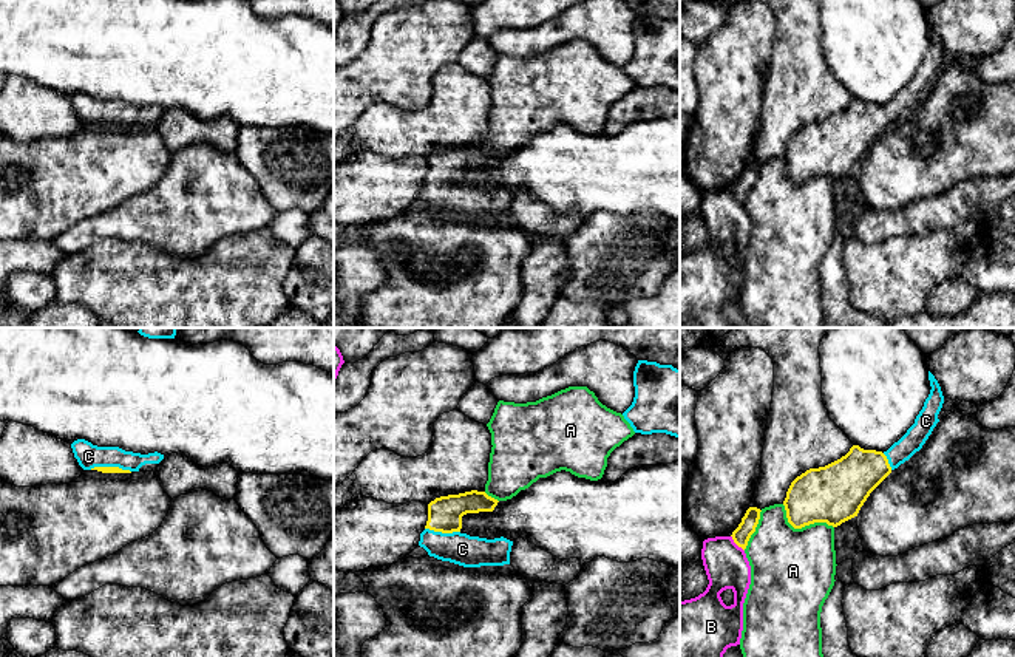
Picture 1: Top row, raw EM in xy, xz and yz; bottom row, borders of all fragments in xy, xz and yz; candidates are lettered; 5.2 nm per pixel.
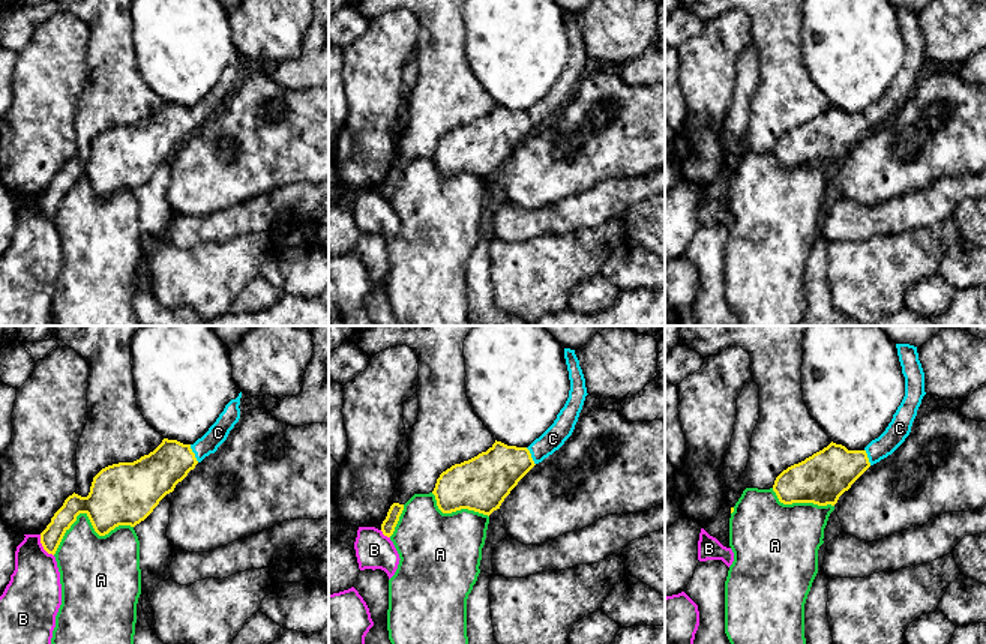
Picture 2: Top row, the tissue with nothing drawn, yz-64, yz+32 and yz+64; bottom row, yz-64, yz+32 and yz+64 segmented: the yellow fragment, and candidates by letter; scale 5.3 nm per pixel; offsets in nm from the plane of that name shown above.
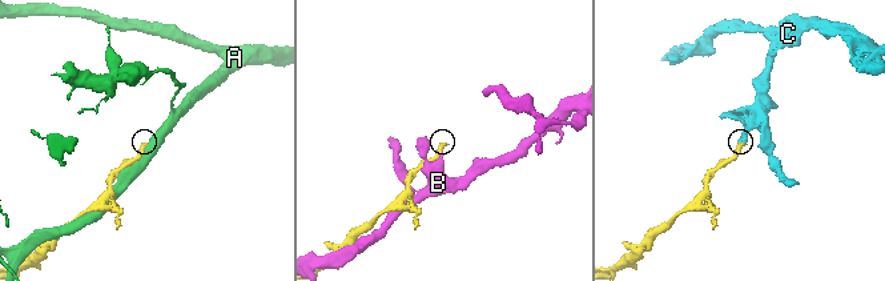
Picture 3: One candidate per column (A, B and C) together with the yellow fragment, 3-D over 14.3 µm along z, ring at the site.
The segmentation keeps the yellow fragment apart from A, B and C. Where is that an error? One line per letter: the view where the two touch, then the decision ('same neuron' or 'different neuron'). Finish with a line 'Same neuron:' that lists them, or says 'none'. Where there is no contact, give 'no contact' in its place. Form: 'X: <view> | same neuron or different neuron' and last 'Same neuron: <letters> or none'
A: yz | different neuron
B: yz | different neuron
C: xy | same neuron
Same neuron: C

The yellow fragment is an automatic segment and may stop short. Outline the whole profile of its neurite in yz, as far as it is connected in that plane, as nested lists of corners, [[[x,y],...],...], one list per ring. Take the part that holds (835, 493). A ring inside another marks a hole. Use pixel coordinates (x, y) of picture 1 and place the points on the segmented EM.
[[[928,371],[930,394],[915,424],[887,451],[853,445],[840,459],[797,476],[783,501],[788,523],[802,529],[814,523],[837,527],[857,516],[870,493],[901,464],[922,448],[939,422],[941,386]]]

